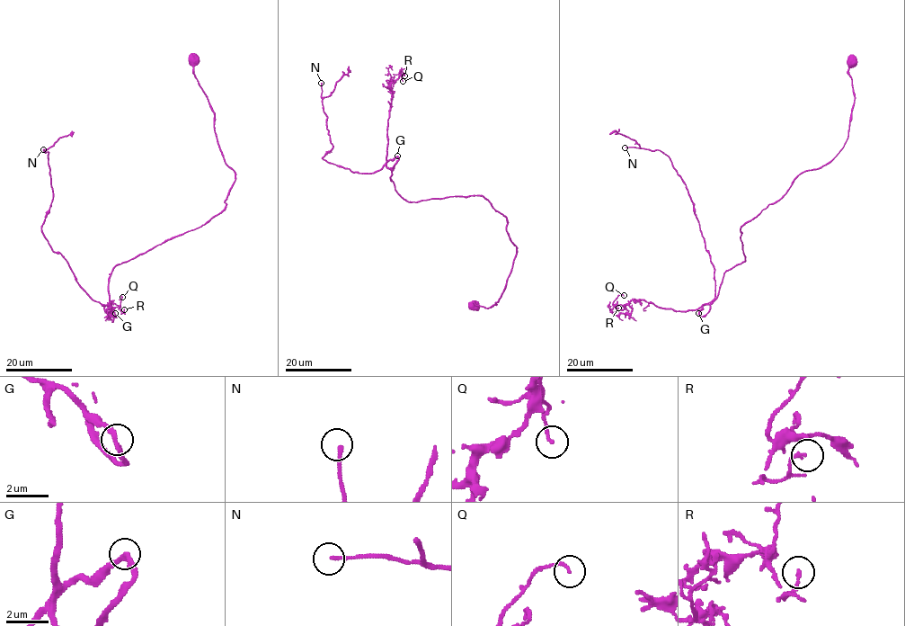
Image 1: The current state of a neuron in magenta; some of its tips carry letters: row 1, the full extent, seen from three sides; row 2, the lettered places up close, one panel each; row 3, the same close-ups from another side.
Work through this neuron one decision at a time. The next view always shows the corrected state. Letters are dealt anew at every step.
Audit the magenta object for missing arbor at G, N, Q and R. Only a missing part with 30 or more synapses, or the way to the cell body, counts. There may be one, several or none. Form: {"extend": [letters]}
{"extend": ["N"]}

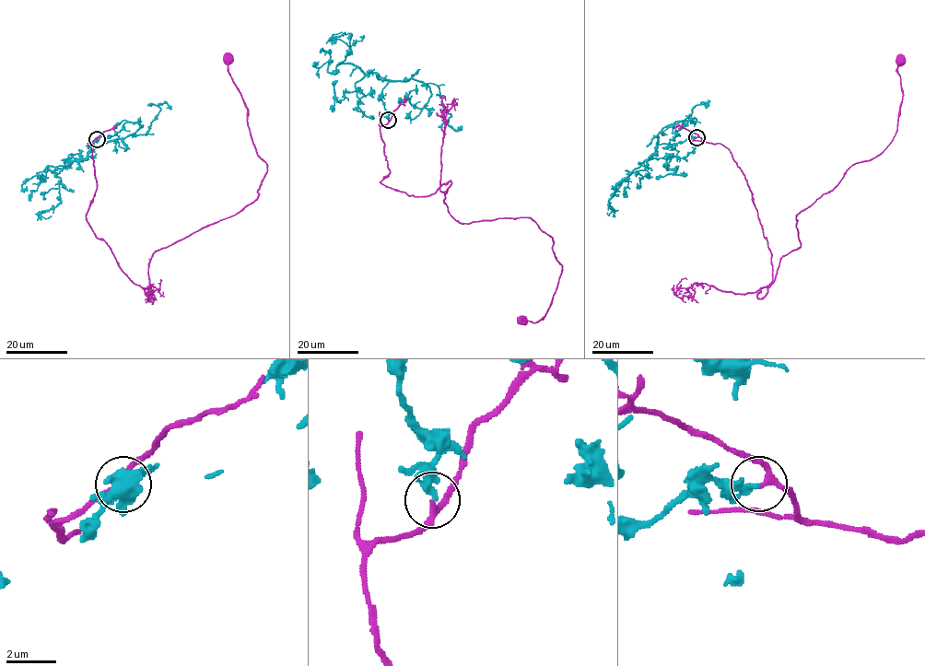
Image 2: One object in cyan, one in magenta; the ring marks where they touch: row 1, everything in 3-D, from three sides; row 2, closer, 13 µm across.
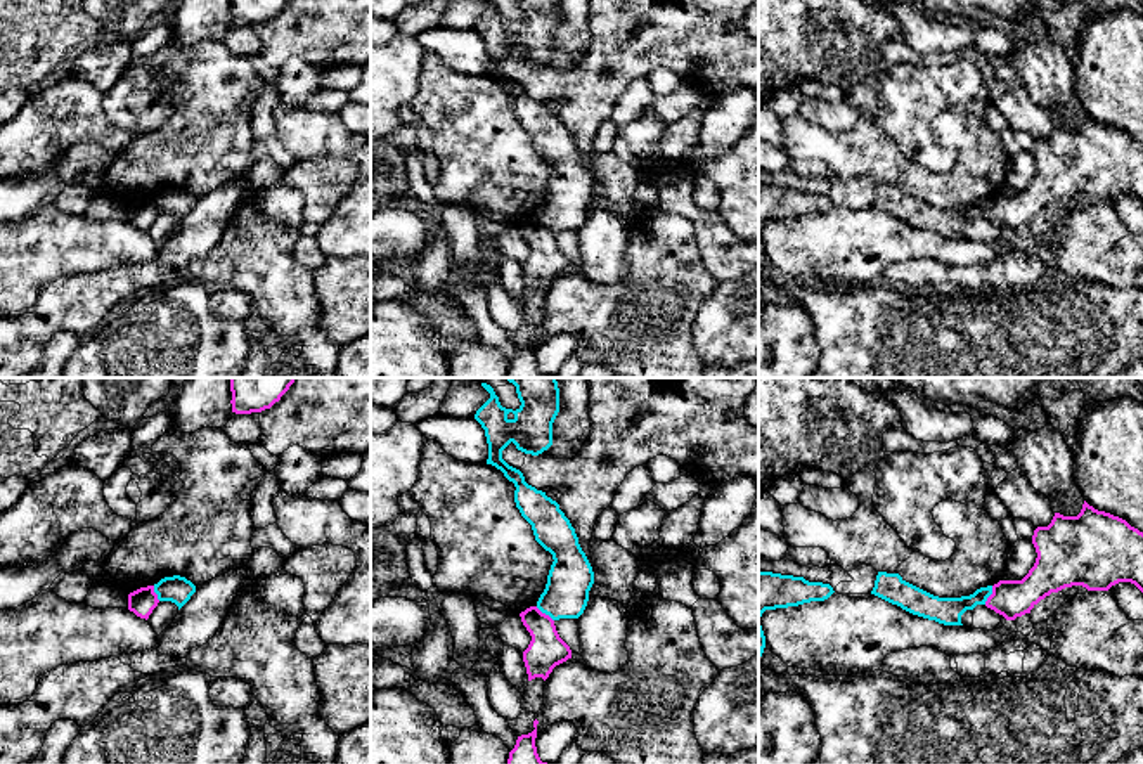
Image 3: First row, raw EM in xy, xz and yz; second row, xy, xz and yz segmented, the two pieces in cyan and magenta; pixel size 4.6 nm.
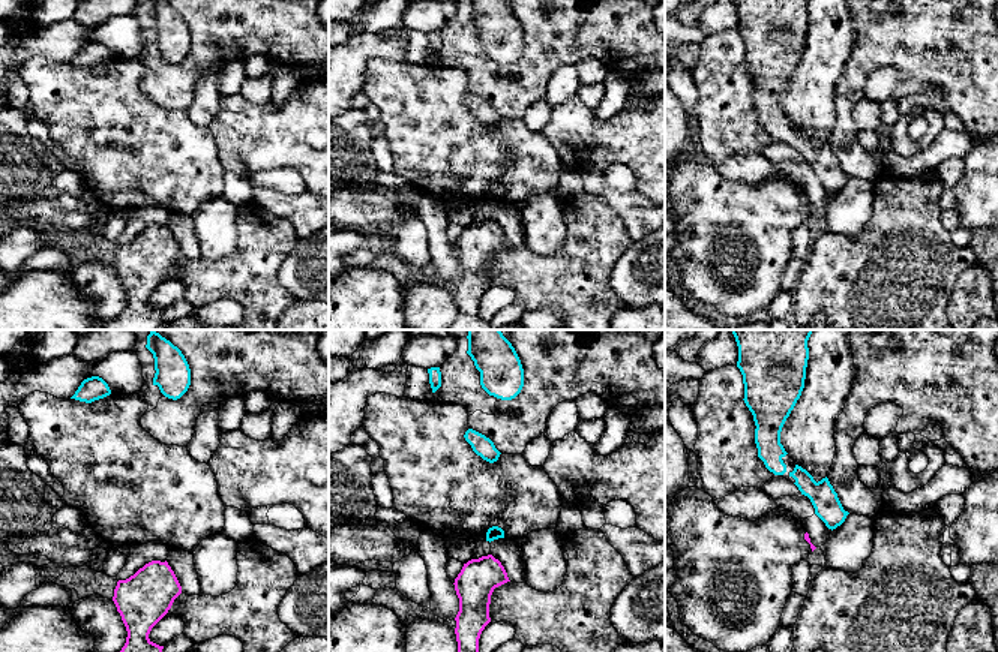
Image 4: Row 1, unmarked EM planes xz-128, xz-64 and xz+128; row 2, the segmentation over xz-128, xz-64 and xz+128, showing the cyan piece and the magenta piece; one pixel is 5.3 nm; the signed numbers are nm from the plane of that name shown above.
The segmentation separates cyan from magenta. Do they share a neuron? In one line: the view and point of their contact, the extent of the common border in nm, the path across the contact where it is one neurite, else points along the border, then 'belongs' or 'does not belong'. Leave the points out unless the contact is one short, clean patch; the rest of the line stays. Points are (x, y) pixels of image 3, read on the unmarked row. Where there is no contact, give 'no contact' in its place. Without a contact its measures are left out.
contact yz (989, 207); length 100 nm; border yz (993, 198), (984, 215); does not belong

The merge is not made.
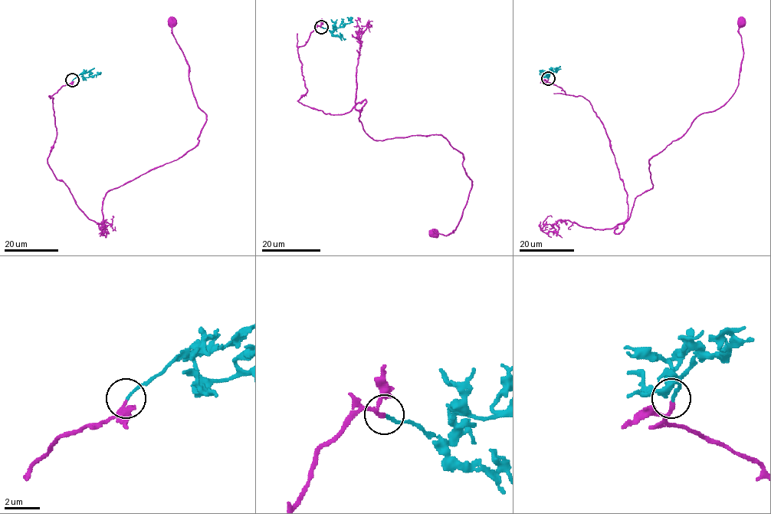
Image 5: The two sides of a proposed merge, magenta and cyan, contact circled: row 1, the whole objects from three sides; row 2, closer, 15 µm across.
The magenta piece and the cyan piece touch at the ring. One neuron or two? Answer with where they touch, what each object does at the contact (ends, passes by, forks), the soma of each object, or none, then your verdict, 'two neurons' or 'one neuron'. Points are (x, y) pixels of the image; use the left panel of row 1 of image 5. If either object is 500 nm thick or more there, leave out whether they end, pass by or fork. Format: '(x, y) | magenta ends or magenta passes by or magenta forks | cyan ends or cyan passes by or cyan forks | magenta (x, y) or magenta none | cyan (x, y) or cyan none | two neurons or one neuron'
(72, 80) | magenta ends | cyan ends | magenta (172, 21) | cyan none | one neuron

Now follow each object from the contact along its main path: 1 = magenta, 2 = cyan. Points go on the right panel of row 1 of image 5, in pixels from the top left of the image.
1: (548, 78), (586, 99), (599, 119), (627, 192), (624, 224), (652, 188), (648, 160), (733, 93), (739, 21)
2: (548, 78), (551, 70), (548, 75), (544, 71), (539, 74)

